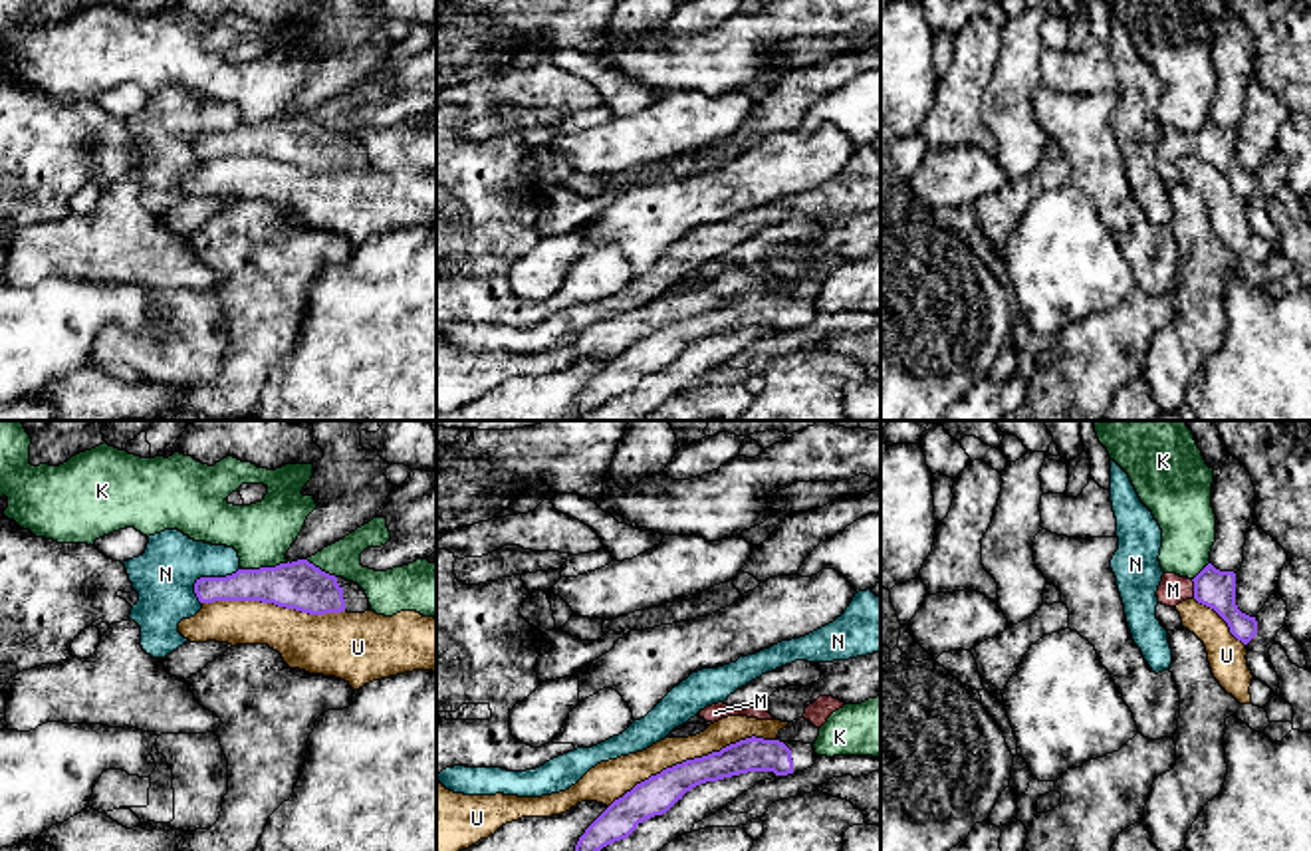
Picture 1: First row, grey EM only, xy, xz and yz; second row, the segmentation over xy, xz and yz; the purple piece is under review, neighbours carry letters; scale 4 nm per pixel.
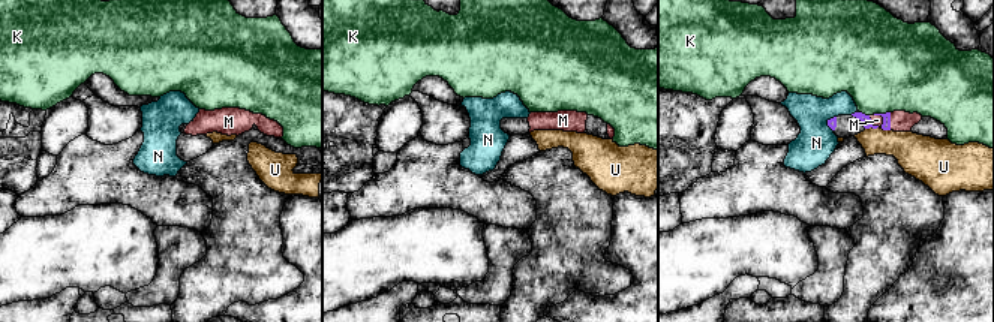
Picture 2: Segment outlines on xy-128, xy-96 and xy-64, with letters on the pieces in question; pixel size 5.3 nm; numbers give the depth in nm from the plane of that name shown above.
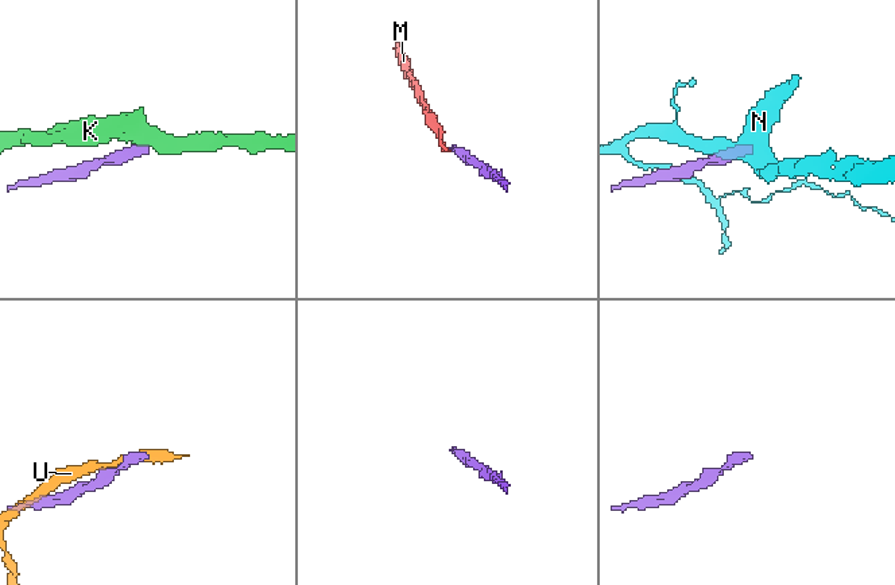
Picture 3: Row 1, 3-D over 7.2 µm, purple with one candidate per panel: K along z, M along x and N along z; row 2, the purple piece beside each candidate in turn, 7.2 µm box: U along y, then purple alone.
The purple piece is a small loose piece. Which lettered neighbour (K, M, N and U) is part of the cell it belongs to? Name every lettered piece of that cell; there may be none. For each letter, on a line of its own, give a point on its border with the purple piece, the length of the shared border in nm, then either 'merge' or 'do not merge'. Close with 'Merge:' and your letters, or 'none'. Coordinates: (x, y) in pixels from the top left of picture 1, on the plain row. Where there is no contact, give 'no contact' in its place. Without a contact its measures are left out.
K: contact xy (264, 123); length 190 nm; do not merge
M: contact yz (1194, 143); length 70 nm; merge
N: contact xy (209, 133); length 220 nm; do not merge
U: contact xz (691, 316); length 750 nm; do not merge
Merge: M

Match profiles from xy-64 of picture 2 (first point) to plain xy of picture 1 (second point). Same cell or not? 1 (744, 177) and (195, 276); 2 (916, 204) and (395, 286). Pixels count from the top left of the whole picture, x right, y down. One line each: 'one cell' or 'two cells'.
1: one cell
2: two cells

